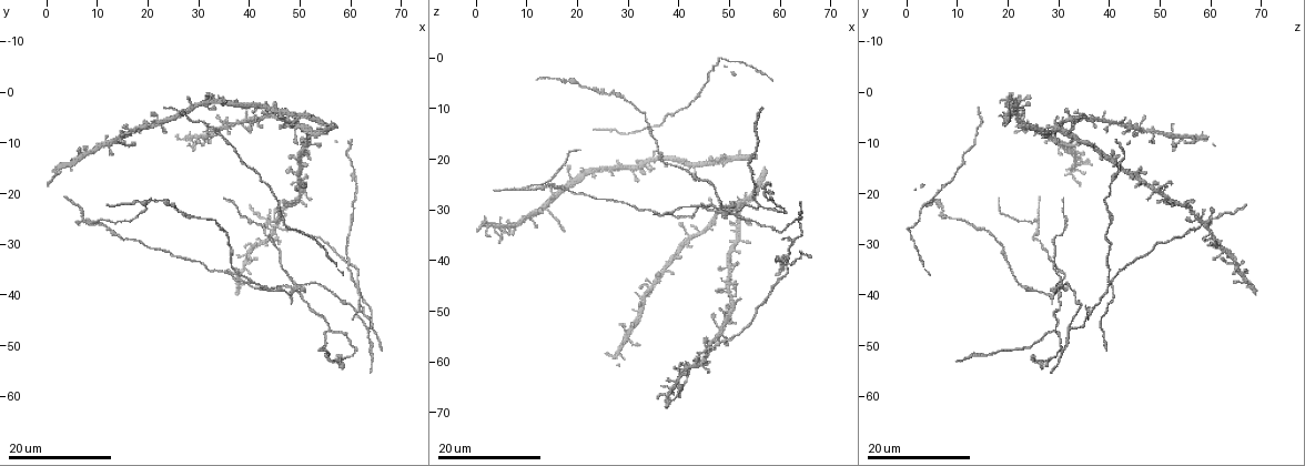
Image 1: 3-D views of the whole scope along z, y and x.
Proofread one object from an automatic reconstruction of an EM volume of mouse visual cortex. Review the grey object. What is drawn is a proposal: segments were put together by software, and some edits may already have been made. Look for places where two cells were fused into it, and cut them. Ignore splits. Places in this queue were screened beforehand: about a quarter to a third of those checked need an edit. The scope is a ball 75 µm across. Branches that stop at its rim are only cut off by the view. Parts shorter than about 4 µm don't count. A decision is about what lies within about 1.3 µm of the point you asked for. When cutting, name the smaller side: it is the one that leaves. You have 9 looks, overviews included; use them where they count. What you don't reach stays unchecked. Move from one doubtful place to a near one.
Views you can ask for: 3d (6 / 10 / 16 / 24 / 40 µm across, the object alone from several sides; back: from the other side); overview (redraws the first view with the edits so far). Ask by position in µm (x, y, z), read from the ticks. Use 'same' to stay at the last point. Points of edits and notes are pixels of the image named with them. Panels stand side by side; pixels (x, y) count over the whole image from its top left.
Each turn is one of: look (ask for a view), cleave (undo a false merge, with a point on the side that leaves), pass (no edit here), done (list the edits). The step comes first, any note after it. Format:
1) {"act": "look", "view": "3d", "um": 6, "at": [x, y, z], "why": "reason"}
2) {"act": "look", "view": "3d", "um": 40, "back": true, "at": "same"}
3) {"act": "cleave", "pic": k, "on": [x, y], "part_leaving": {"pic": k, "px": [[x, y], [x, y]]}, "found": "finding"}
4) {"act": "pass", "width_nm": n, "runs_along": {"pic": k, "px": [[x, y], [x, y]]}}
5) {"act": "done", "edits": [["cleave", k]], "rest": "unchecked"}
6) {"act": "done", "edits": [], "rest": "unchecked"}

{"act": "look", "view": "3d", "um": 16, "at": [45.5, 27.0, 58.0], "why": "two arms in line, one across"}

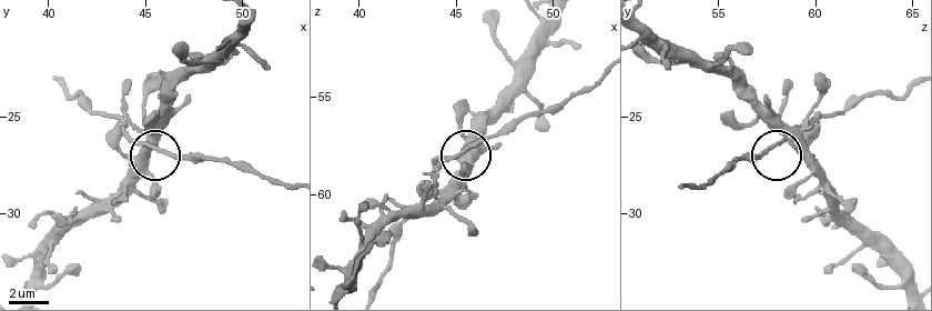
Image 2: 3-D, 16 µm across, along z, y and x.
{"act": "look", "view": "3d", "um": 6, "at": [45.2, 26.6, 57.9], "why": "zoom in"}

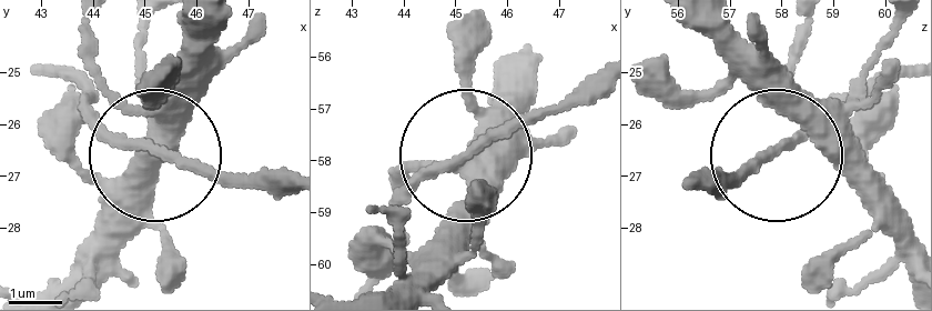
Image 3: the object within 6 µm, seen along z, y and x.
{"act": "pass", "side_arm_um": 22, "arms": 3, "found": "continuous, no second cell"}

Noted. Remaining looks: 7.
{"act": "look", "view": "3d", "um": 16, "at": [49.5, 39.0, 30.5], "why": "looks like a crossing"}

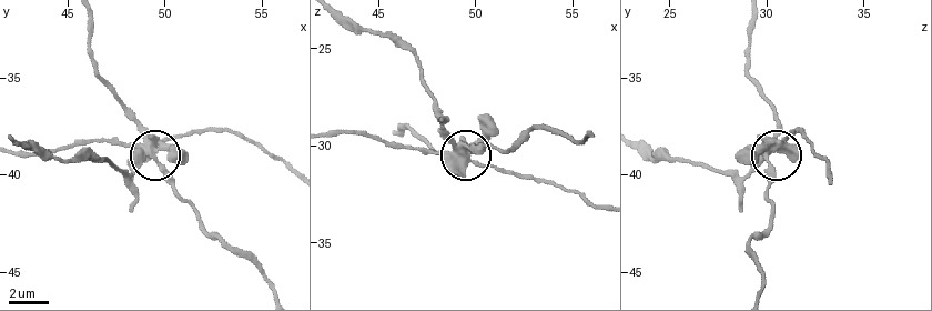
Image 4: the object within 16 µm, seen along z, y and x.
{"act": "look", "view": "3d", "um": 10, "at": [48.8, 38.7, 29.8]}

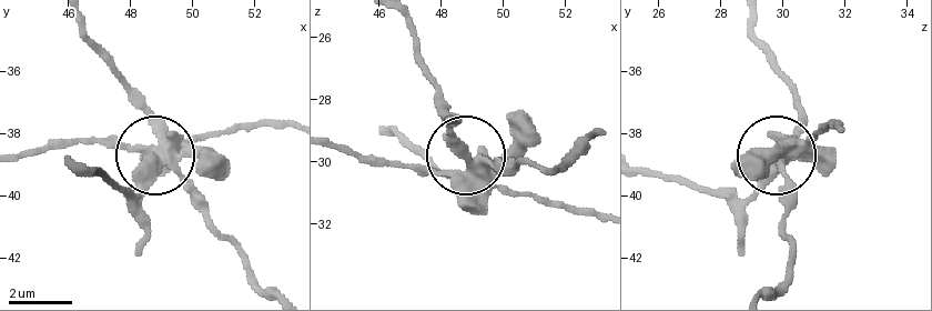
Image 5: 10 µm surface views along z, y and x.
{"act": "look", "view": "3d", "um": 10, "back": true, "at": [48.9, 38.9, 29.9]}

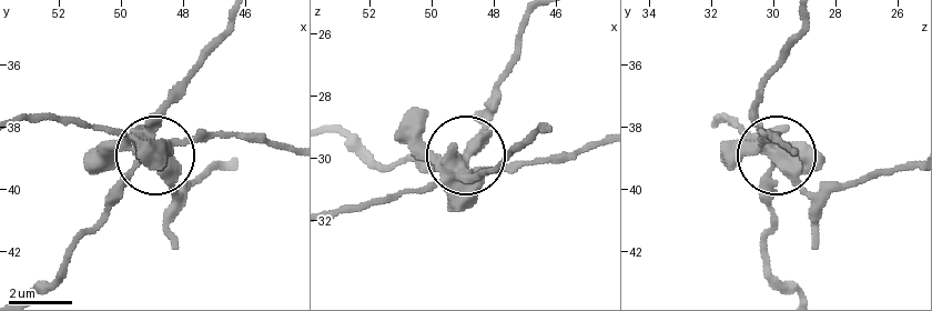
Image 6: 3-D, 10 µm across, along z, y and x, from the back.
{"act": "cleave", "pic": 6, "on": [125, 181], "part_leaving": {"pic": 6, "px": [[746, 143], [814, 191], [910, 168]]}, "found": "two cells meet here"}

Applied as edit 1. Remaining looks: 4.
{"act": "look", "view": "3d", "um": 16, "at": [61.5, 37.5, 40.0], "why": "looks like a crossing"}

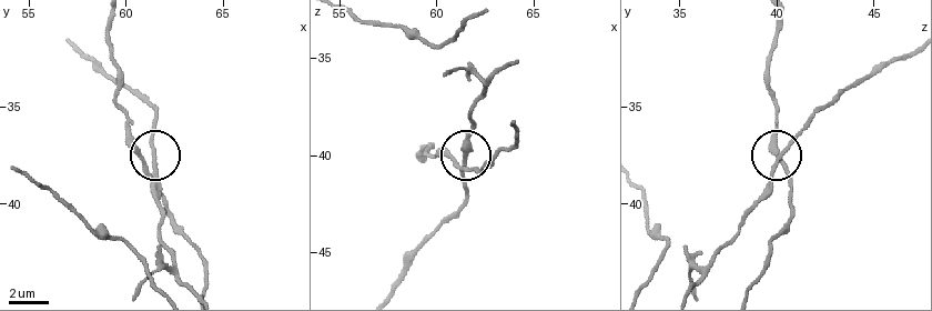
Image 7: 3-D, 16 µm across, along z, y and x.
{"act": "look", "view": "3d", "um": 10, "at": [61.0, 38.0, 40.2], "why": "closer look"}

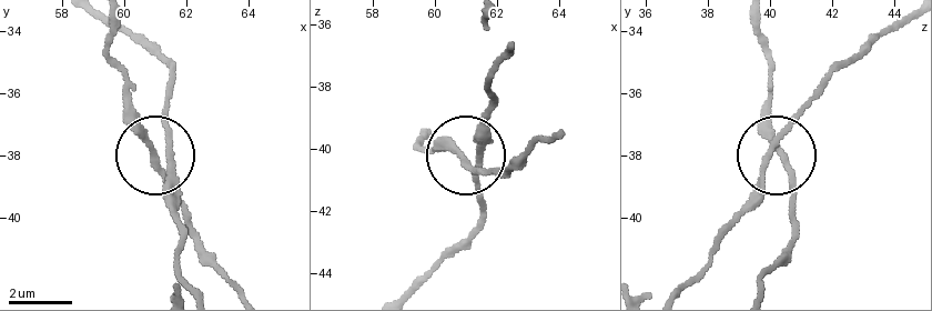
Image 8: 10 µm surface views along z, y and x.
{"act": "pass", "width_nm": 210, "runs_along": {"pic": 8, "px": [[412, 290], [467, 234], [483, 206], [467, 154], [422, 147]]}, "found": "all the same cell"}

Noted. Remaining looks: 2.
{"act": "done", "edits": [["cleave", 6]], "rest": "unchecked"}

